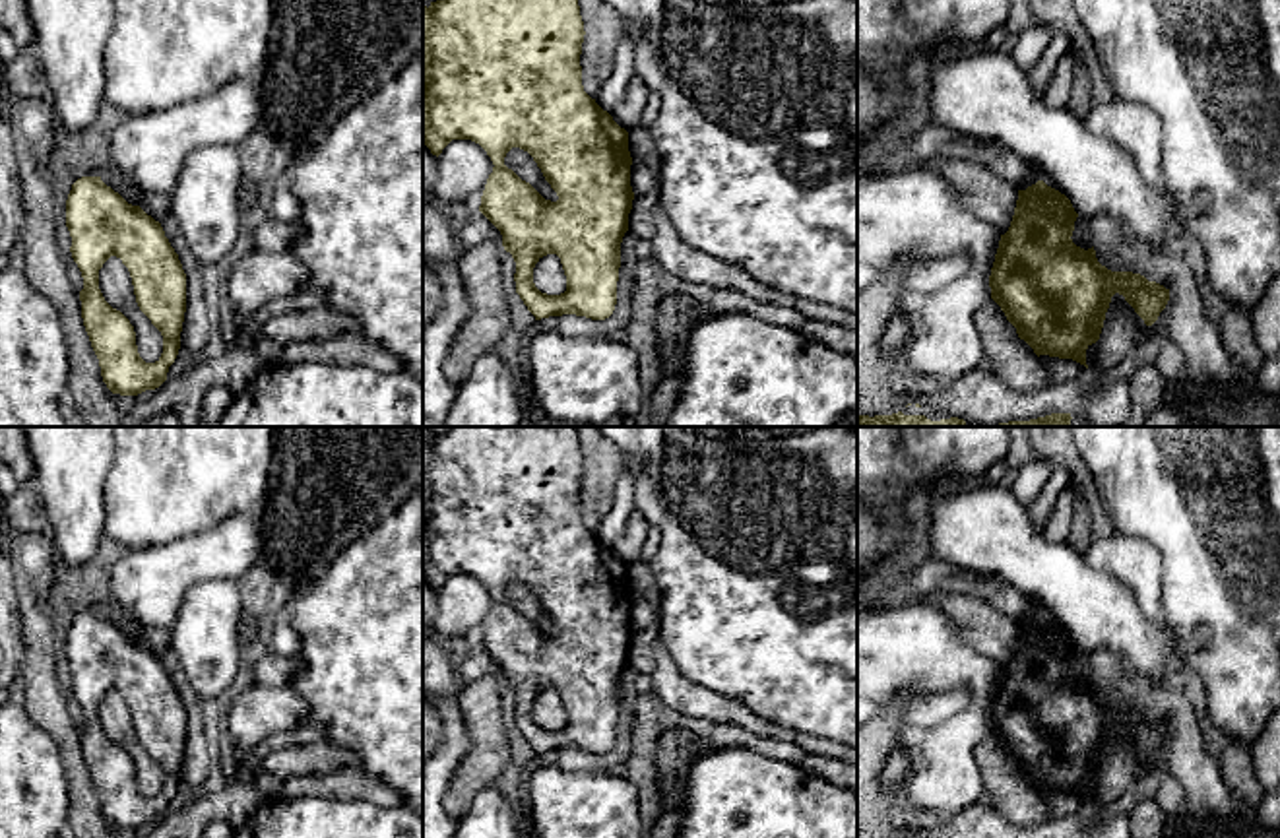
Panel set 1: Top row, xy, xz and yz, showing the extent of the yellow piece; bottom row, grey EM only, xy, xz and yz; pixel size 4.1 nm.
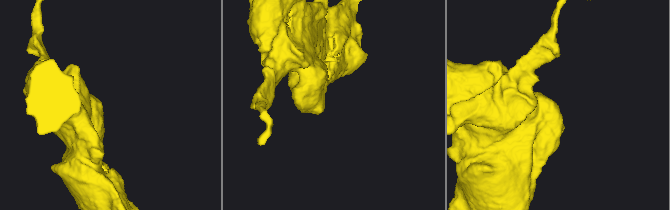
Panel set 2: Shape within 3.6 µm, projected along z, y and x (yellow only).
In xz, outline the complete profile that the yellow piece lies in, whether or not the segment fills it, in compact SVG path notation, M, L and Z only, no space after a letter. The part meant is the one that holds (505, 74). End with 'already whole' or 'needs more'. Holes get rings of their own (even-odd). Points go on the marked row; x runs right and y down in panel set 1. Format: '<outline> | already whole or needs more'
M423 0L423 144L431 149L432 155L438 157L452 140L471 140L479 144L491 157L495 167L487 178L479 211L500 231L502 246L516 262L516 293L528 310L535 316L535 320L562 314L605 320L613 314L617 305L621 242L628 231L628 213L634 200L630 186L632 157L628 151L628 132L621 128L613 116L584 91L580 66L584 35L586 31L578 0L436 0L431 2L429 8ZM512 147L520 147L533 157L545 180L557 192L557 202L545 200L529 182L522 180L512 169L504 165L504 157ZM547 254L557 254L560 258L566 275L566 291L560 295L541 293L533 283L533 268Z | already whole

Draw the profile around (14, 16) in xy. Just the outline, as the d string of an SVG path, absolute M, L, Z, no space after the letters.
M0 0L0 27L6 29L21 50L29 50L35 39L25 0Z

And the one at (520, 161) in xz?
M512 147L504 157L504 165L512 169L522 180L529 182L545 200L559 200L557 192L545 180L541 169L528 151Z

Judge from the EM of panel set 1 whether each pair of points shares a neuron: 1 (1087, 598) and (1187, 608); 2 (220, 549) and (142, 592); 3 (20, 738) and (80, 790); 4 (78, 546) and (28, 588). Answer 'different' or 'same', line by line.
1: different
2: same
3: different
4: different

